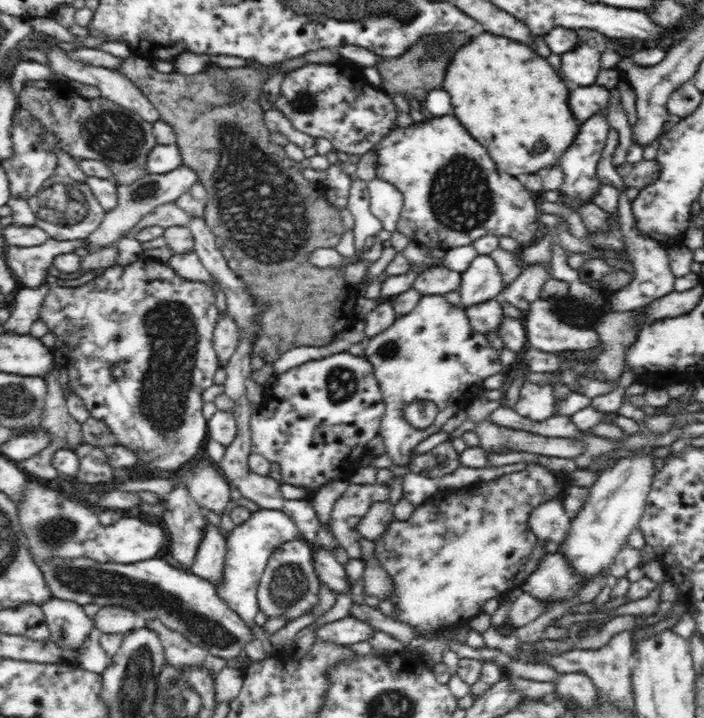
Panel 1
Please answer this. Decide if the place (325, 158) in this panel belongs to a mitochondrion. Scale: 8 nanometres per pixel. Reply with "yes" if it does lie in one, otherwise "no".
no

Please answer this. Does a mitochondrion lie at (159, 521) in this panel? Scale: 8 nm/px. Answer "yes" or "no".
no

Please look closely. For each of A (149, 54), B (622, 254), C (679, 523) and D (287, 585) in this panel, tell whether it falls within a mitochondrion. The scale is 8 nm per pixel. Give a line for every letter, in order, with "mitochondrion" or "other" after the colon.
A: other
B: other
C: other
D: mitochondrion

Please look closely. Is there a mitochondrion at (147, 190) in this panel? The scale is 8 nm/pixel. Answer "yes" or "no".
yes

